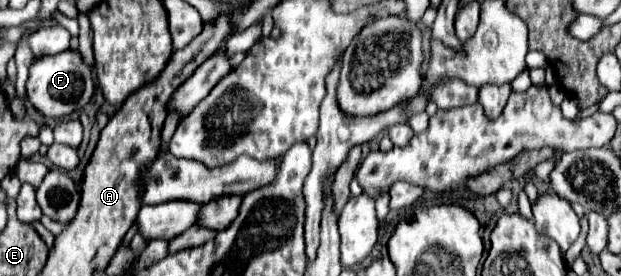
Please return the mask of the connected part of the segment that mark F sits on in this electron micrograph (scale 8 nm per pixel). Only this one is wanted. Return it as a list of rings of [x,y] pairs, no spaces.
[[[65,50],[55,56],[37,58],[29,70],[27,80],[27,96],[31,104],[49,118],[61,118],[65,114],[71,114],[75,110],[81,110],[87,106],[91,96],[95,94],[95,82],[93,82],[93,66],[85,64],[79,50]]]

